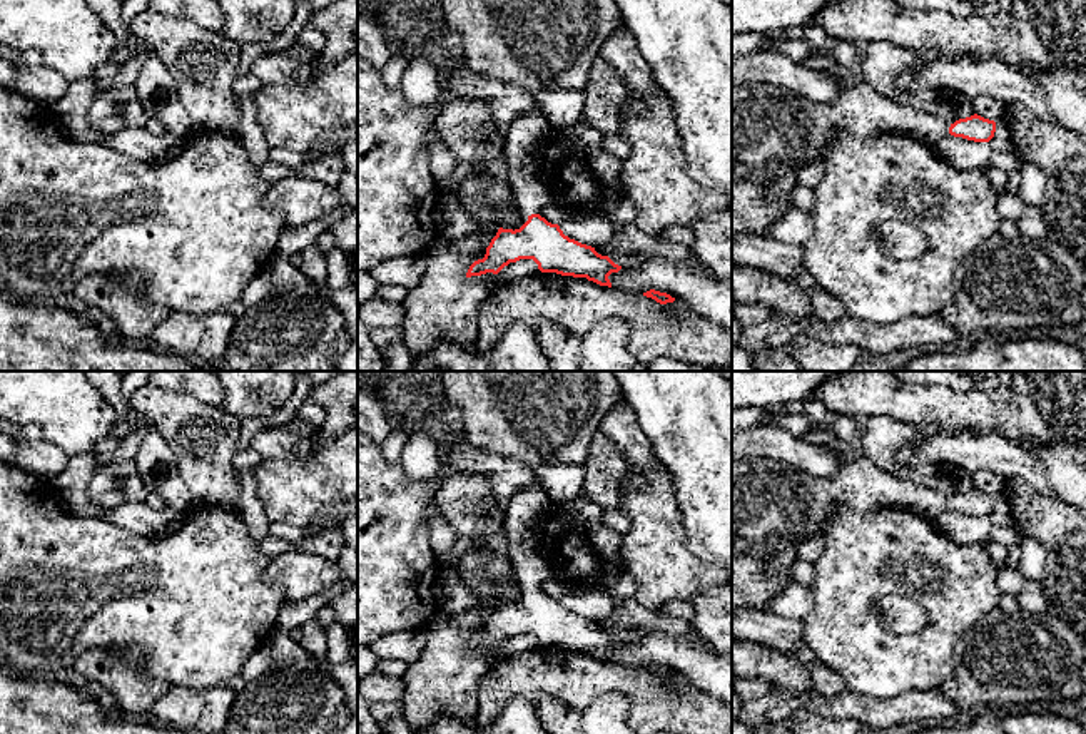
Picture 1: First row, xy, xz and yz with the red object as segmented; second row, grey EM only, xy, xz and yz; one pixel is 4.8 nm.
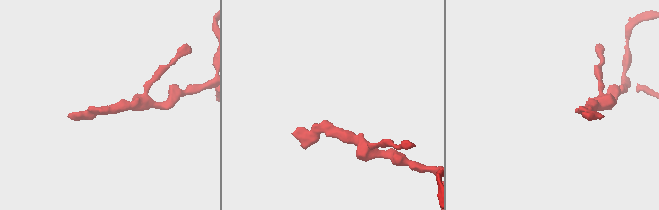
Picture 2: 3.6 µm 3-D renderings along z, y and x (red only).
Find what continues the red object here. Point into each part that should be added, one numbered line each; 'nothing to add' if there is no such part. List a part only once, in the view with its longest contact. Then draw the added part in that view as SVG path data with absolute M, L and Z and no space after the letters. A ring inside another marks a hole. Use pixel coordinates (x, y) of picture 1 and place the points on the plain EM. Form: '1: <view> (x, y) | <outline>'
1: xz (527, 510) | M538 483L518 492L506 510L505 533L510 562L520 585L526 590L540 589L545 575L551 570L541 550L541 523L551 507L553 502Z

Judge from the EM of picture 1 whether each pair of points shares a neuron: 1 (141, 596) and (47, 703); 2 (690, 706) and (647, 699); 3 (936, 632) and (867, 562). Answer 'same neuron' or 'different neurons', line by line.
1: different neurons
2: same neuron
3: same neuron

